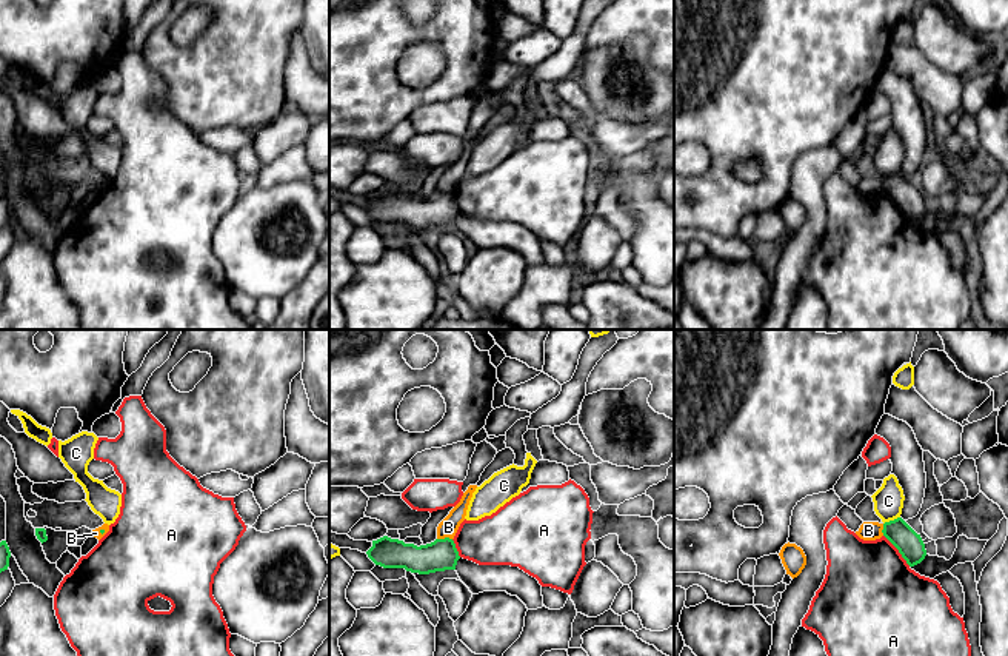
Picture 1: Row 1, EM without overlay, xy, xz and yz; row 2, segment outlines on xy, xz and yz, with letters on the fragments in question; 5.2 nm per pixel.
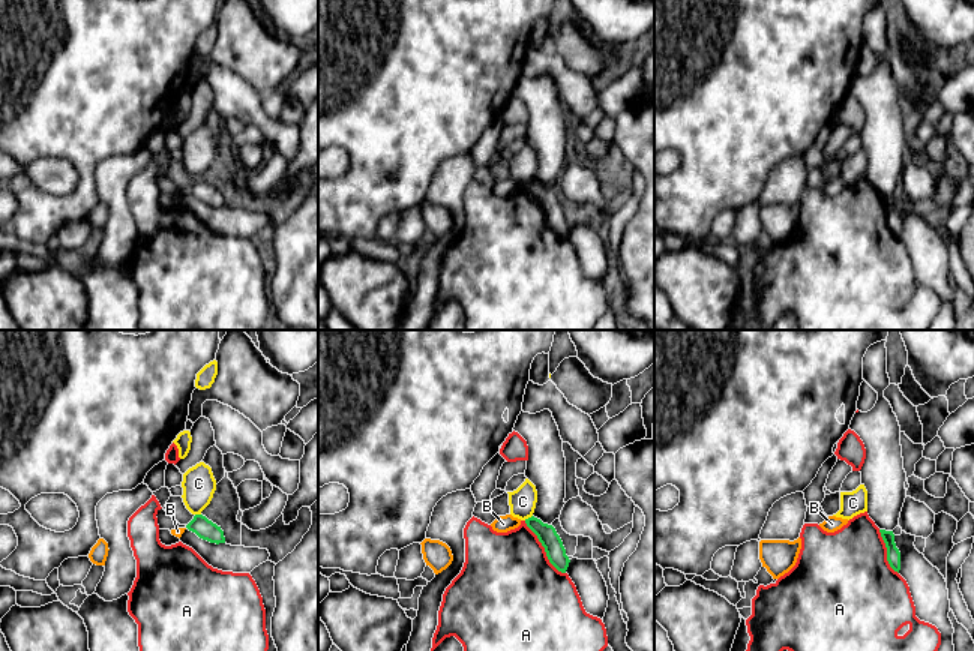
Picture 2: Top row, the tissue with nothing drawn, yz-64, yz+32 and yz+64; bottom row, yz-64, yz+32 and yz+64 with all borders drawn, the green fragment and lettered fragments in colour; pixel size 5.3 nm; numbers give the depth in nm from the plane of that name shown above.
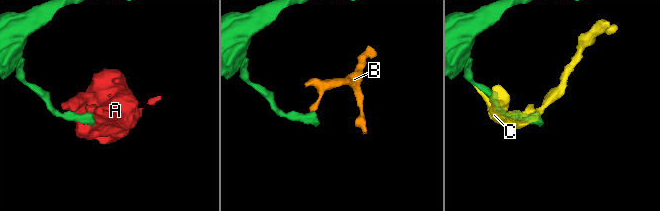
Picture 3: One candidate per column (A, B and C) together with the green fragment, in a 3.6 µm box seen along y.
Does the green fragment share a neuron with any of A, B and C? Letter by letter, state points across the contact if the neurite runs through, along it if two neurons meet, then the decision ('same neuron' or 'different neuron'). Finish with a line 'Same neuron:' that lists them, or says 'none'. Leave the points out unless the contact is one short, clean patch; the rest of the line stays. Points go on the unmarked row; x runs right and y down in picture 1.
A: different neuron
B: border along xz (451, 193), (437, 194); different neuron
C: different neuron
Same neuron: none

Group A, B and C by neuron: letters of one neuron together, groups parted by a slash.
A / B / C

